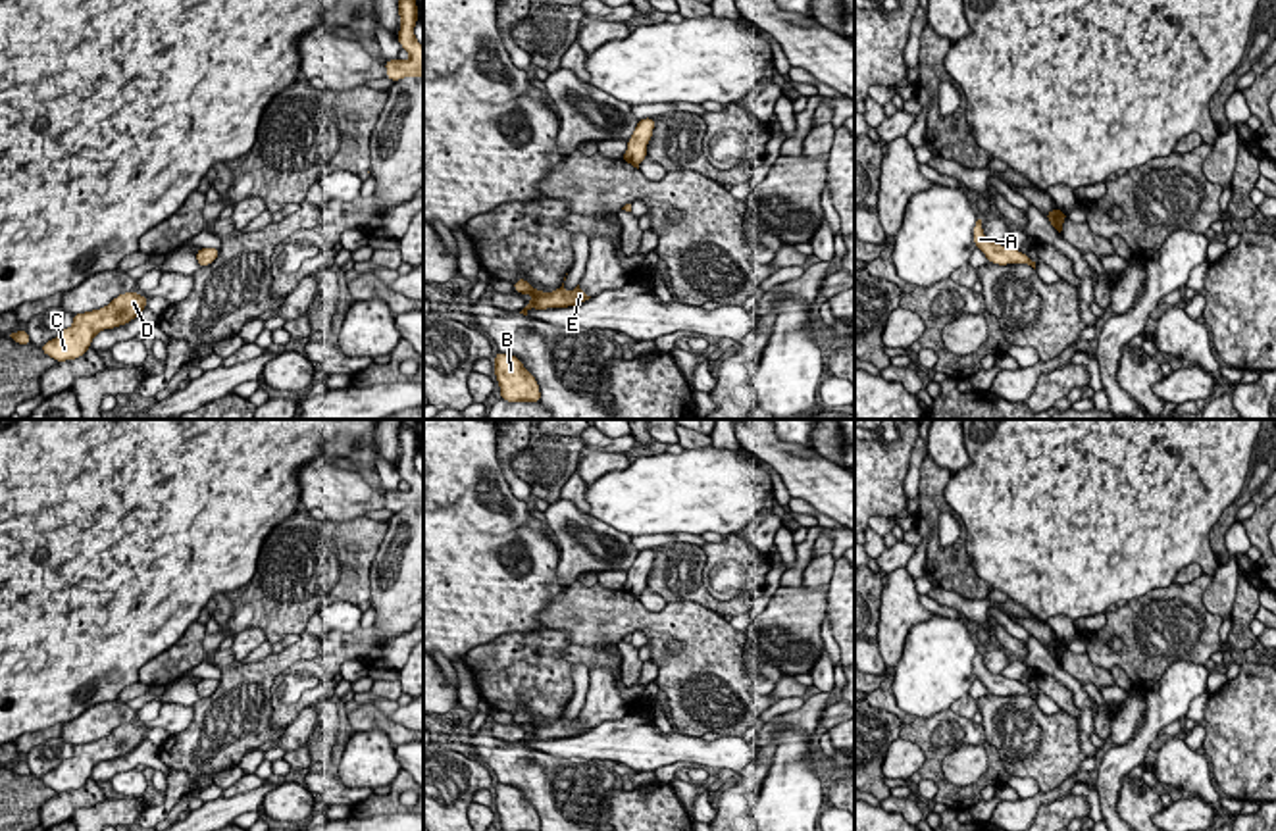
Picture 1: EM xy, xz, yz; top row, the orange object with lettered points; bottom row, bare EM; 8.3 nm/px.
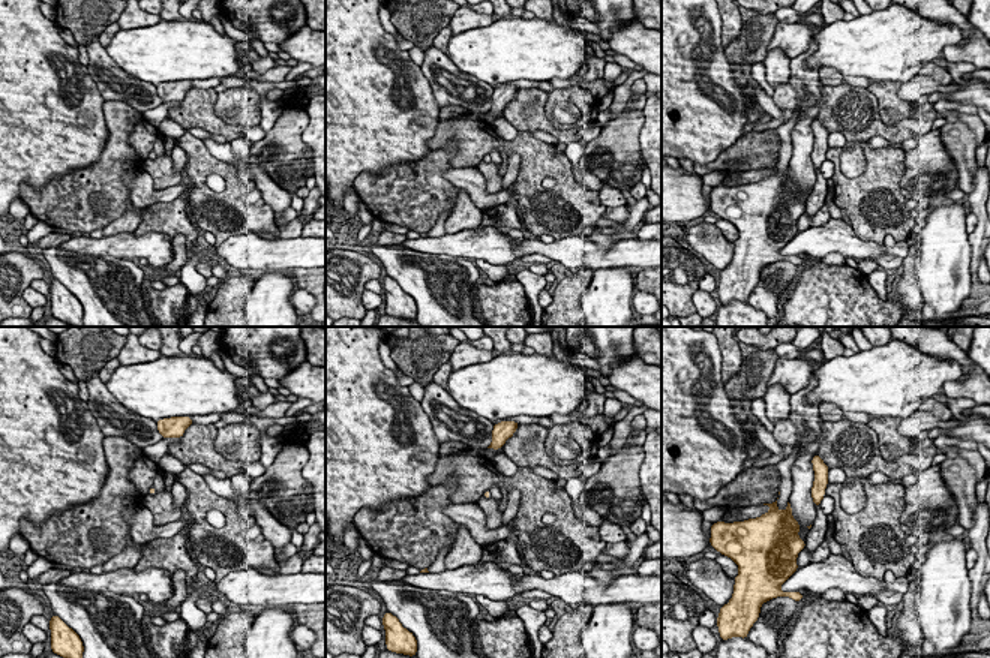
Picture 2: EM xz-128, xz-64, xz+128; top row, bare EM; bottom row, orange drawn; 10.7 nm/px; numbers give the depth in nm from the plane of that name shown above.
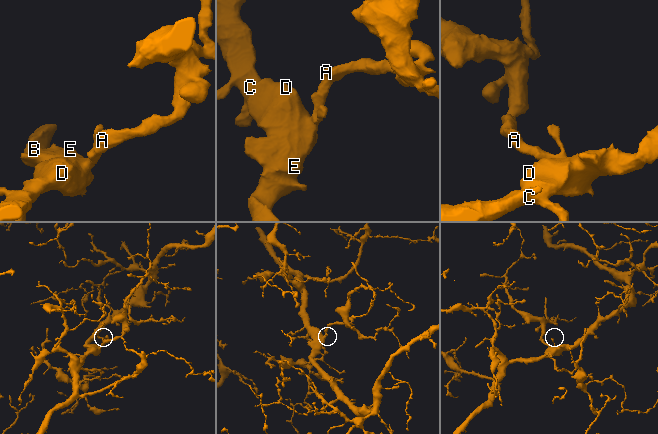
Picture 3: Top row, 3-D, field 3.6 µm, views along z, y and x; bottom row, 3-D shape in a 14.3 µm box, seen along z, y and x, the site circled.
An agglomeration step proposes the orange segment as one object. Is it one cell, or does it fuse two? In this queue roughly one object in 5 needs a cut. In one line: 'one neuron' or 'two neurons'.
one neuron

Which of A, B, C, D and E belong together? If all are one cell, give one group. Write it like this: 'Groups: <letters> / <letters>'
Groups: A B C D E

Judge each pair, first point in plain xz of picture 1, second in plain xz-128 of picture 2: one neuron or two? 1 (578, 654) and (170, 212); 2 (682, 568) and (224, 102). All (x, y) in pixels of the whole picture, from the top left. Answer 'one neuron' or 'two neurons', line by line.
1: two neurons
2: two neurons

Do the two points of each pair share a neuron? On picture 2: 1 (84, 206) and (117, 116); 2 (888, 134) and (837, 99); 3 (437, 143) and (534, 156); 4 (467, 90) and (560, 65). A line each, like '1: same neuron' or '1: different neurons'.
1: same neuron
2: same neuron
3: same neuron
4: different neurons

